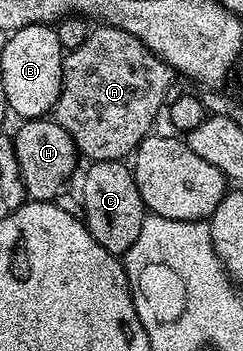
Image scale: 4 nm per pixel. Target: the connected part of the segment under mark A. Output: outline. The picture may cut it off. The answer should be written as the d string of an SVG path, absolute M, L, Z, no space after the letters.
M99 25L89 31L80 46L71 49L63 57L61 94L52 111L54 120L72 136L85 159L96 162L121 161L129 157L153 129L151 126L160 110L160 95L169 88L172 77L174 71L171 67L156 57L142 41L136 40L123 29Z

